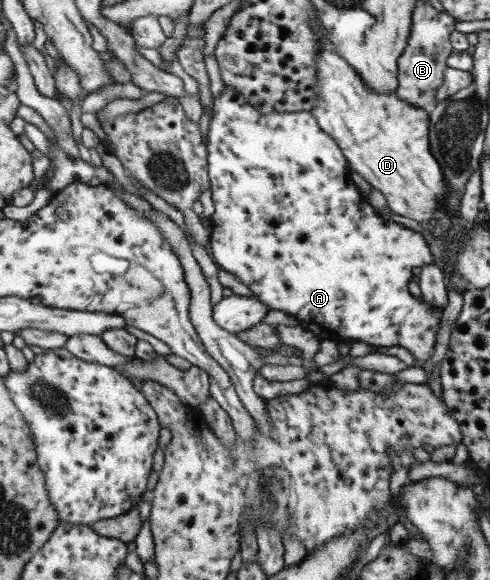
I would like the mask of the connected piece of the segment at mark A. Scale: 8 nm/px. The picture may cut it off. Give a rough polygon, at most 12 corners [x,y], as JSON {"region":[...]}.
{"region":[[225,85],[210,251],[321,340],[424,368],[434,263],[309,111]]}

